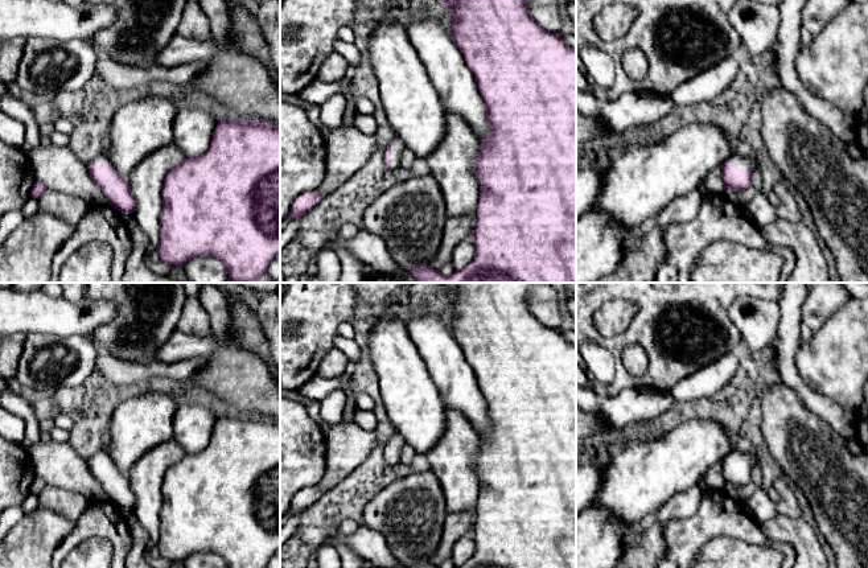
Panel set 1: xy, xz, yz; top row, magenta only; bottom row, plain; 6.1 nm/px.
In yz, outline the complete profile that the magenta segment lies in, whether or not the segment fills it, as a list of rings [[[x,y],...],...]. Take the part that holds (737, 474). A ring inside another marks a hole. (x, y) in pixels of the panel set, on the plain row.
[[[733,449],[729,456],[721,461],[721,474],[725,485],[744,486],[752,481],[752,468],[757,462],[756,452],[740,453]]]

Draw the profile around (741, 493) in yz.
[[[750,481],[744,486],[732,486],[732,485],[725,485],[724,491],[737,501],[739,503],[744,505],[748,498],[753,494],[753,491],[757,489],[757,486]]]

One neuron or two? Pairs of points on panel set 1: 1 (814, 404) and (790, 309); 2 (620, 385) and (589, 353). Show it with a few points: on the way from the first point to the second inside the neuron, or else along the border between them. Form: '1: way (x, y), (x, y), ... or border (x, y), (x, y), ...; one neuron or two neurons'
1: way (793, 381), (788, 373), (789, 333); one neuron
2: border (605, 348), (614, 358), (614, 378), (609, 383); two neurons

